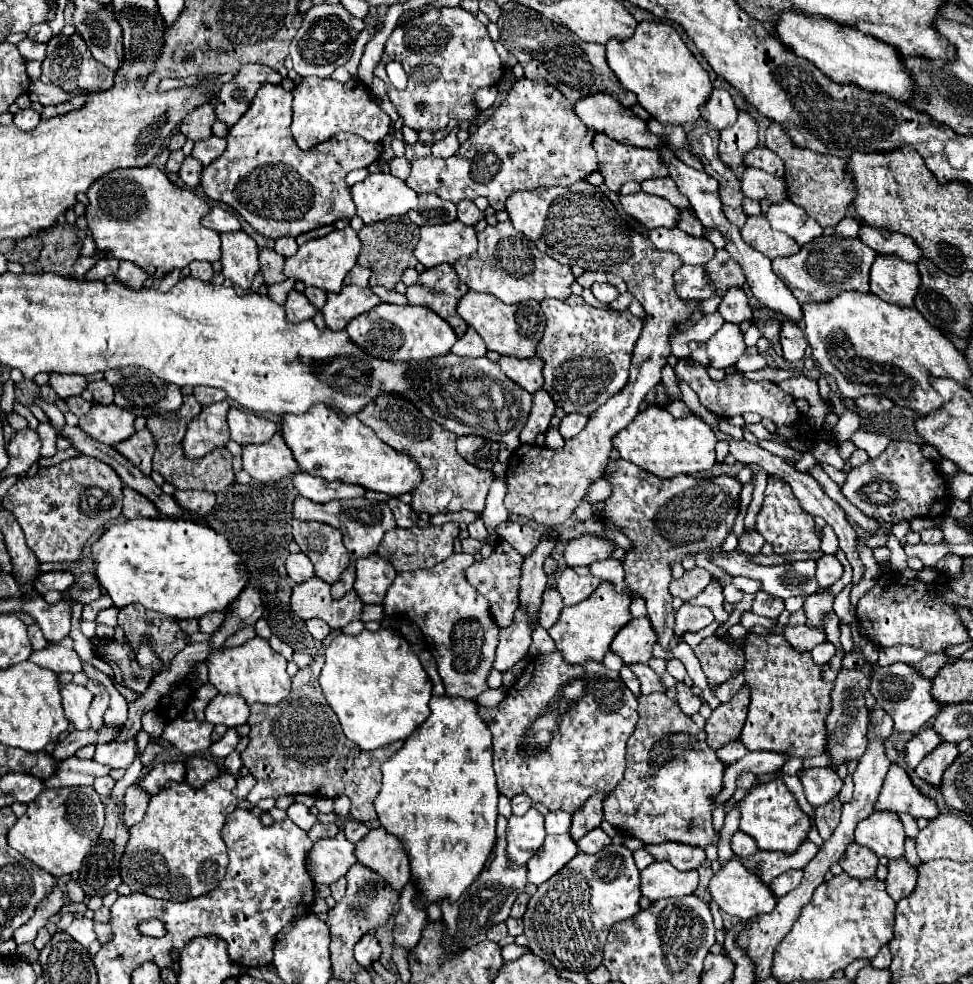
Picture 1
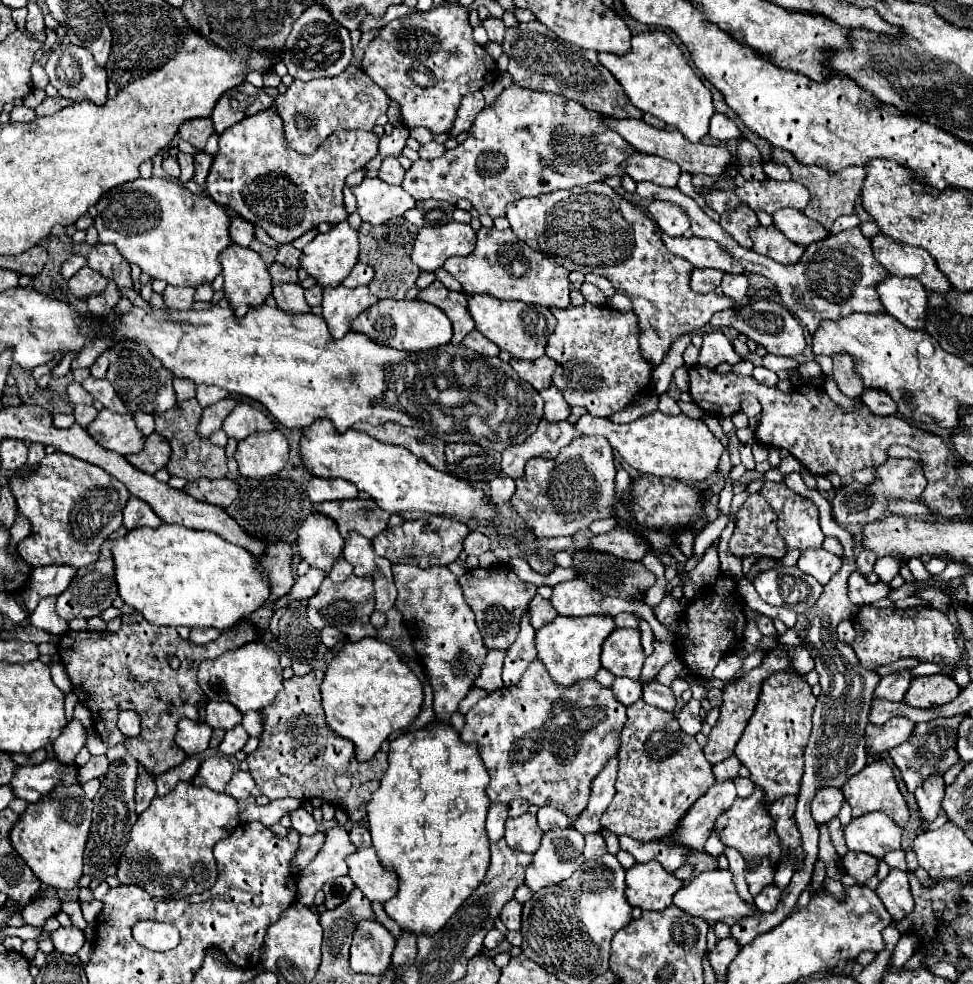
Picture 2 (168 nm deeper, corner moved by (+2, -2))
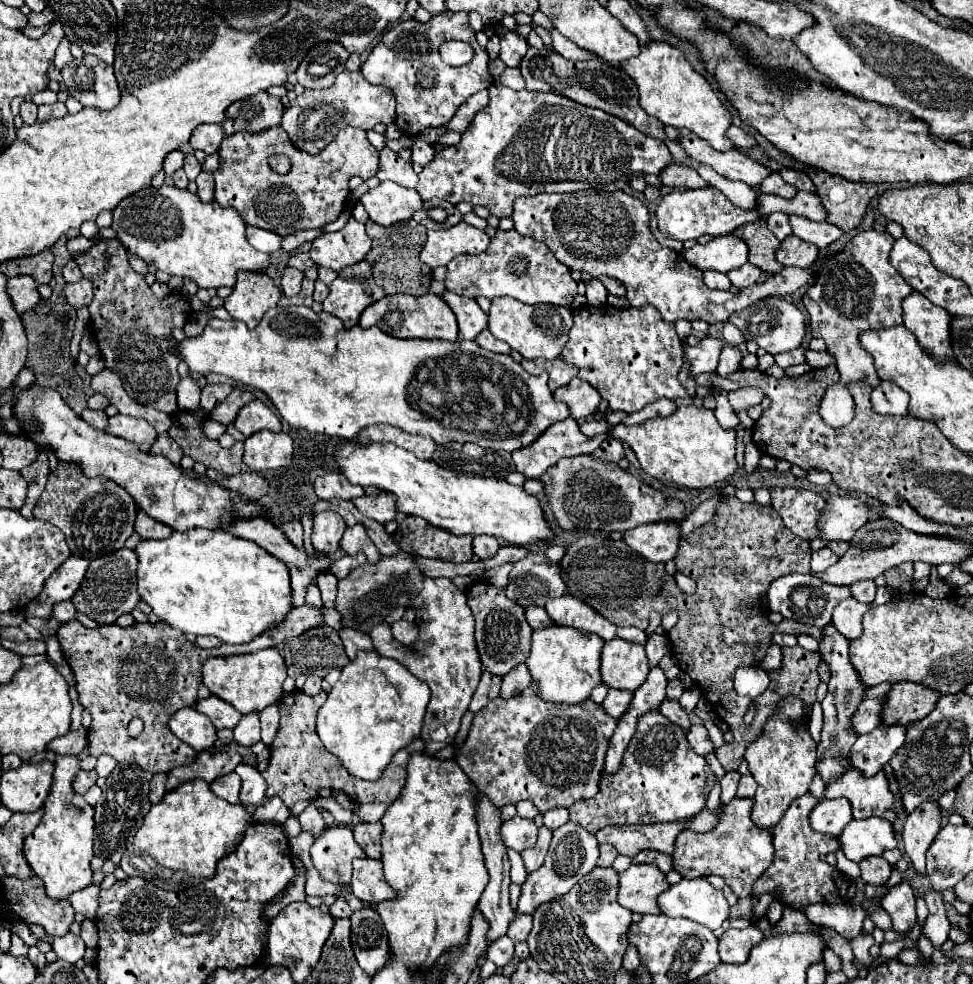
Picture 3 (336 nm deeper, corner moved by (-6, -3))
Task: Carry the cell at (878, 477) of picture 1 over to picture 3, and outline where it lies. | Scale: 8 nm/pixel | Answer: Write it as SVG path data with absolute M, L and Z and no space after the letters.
M828 497L828 505L820 515L822 535L810 543L810 549L822 549L828 541L850 541L868 523L870 511L870 505L860 497Z

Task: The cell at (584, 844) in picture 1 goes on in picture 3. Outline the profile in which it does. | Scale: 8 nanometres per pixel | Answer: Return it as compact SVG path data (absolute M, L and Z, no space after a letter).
M600 845L600 857L598 857L598 865L600 867L610 867L612 863L614 863L614 859L616 859L616 849L612 847L612 845Z

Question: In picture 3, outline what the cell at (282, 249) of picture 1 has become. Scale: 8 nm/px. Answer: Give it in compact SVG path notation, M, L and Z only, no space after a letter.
M300 251L300 253L296 253L296 255L290 255L288 267L294 267L294 269L298 269L298 271L306 271L306 269L314 267L314 261L310 259L310 253Z

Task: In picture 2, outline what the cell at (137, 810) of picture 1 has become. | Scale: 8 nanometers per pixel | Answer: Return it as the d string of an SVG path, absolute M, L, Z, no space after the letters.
M144 772L138 776L136 780L136 812L140 814L142 810L146 810L152 802L152 798L156 796L156 784L154 784L154 776Z

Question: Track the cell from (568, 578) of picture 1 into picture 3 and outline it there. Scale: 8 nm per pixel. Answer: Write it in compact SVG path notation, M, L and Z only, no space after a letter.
M570 593L558 599L548 599L546 611L556 625L568 625L586 635L596 633L606 641L616 637L616 627L608 619L604 619L598 611L592 611L588 603Z

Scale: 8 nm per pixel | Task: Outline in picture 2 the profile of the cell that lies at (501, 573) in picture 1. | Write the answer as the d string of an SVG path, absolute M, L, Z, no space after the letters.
M508 566L468 570L460 578L460 586L464 592L464 600L476 616L484 646L488 650L508 650L516 640L516 634L520 632L520 618L524 616L528 602L536 596L536 586L530 582L522 582Z

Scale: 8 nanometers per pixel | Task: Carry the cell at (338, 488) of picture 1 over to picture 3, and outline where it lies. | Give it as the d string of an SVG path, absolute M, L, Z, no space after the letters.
M332 471L332 473L326 473L322 477L318 477L314 481L314 491L320 499L354 499L354 497L362 497L364 495L364 489L360 485L352 485L342 473L338 471Z

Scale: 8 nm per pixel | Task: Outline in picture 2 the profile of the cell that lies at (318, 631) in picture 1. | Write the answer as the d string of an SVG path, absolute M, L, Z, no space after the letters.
M324 628L324 630L322 630L322 642L324 642L328 648L334 648L340 640L346 640L346 636L344 636L340 630L336 630L336 628Z

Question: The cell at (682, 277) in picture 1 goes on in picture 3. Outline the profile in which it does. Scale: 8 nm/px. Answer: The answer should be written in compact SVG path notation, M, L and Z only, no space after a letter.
M704 271L704 283L710 289L730 289L730 285L732 285L730 279L718 271Z

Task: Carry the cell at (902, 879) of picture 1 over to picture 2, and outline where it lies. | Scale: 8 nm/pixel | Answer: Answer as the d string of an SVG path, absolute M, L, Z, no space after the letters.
M890 870L888 878L880 882L880 886L876 888L876 894L880 896L882 904L886 906L886 910L890 912L894 922L900 922L902 918L906 918L912 912L914 900L910 894L910 882L908 882L908 874L902 870Z

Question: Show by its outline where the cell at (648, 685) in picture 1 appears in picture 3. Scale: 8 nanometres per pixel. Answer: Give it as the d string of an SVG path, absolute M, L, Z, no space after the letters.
M664 699L664 701L660 703L658 711L660 711L664 717L668 717L672 723L676 723L676 725L680 725L680 727L684 727L684 729L688 731L688 727L690 727L690 719L688 719L686 711L680 707L680 703L678 703L676 699L674 699L674 701Z

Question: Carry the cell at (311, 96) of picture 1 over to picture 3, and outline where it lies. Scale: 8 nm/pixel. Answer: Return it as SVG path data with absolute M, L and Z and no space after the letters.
M342 71L328 89L306 89L286 109L280 127L290 135L292 143L306 153L320 153L342 127L372 129L376 123L392 123L396 119L396 97L388 87L372 85L364 75Z

